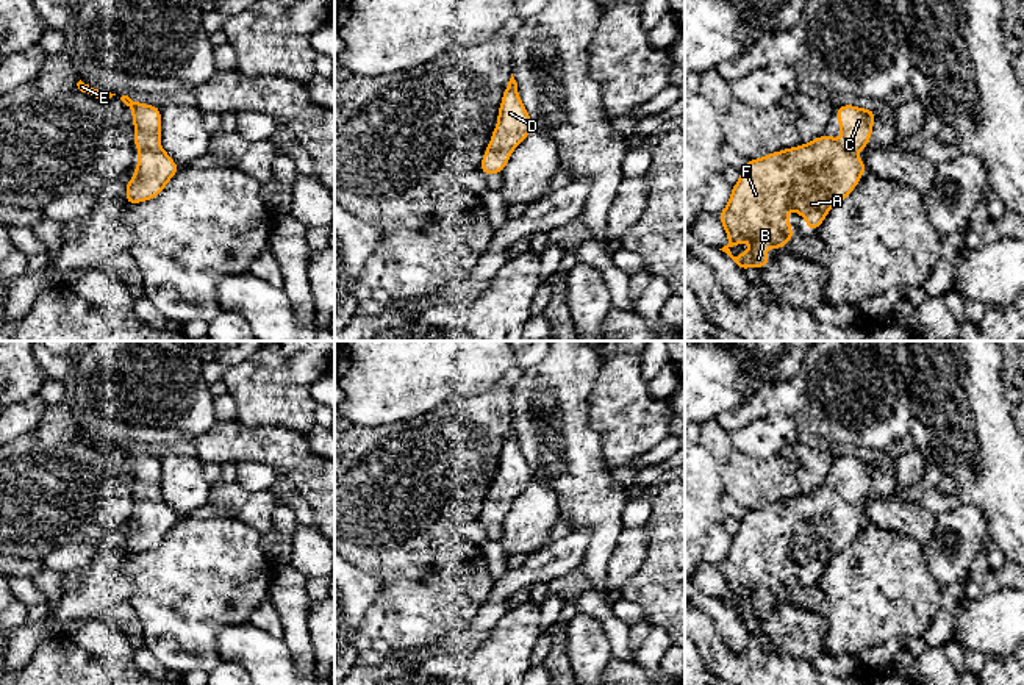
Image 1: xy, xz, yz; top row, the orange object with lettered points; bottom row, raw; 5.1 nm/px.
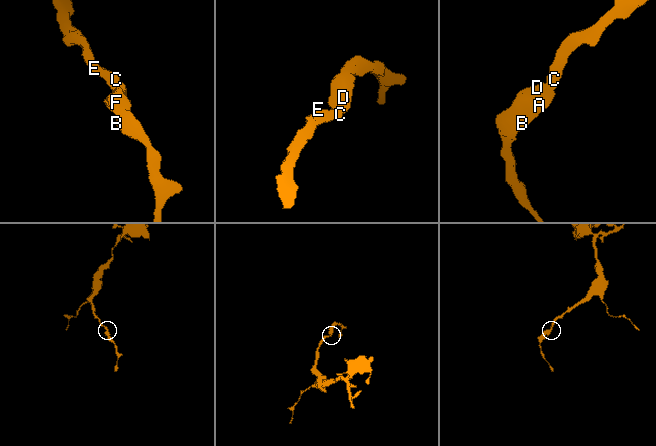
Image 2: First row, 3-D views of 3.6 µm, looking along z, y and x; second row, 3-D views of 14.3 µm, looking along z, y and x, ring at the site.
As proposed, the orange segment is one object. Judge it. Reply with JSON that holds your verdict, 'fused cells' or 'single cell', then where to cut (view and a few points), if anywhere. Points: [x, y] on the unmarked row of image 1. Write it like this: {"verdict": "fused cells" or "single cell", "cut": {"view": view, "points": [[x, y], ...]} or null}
{"verdict": "single cell", "cut": null}

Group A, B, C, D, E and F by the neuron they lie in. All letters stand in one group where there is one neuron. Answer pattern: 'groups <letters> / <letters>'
groups A B C D E F

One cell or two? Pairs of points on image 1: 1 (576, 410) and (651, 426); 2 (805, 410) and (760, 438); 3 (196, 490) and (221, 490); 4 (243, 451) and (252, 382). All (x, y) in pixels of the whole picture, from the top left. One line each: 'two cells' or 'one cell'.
1: two cells
2: two cells
3: two cells
4: two cells

